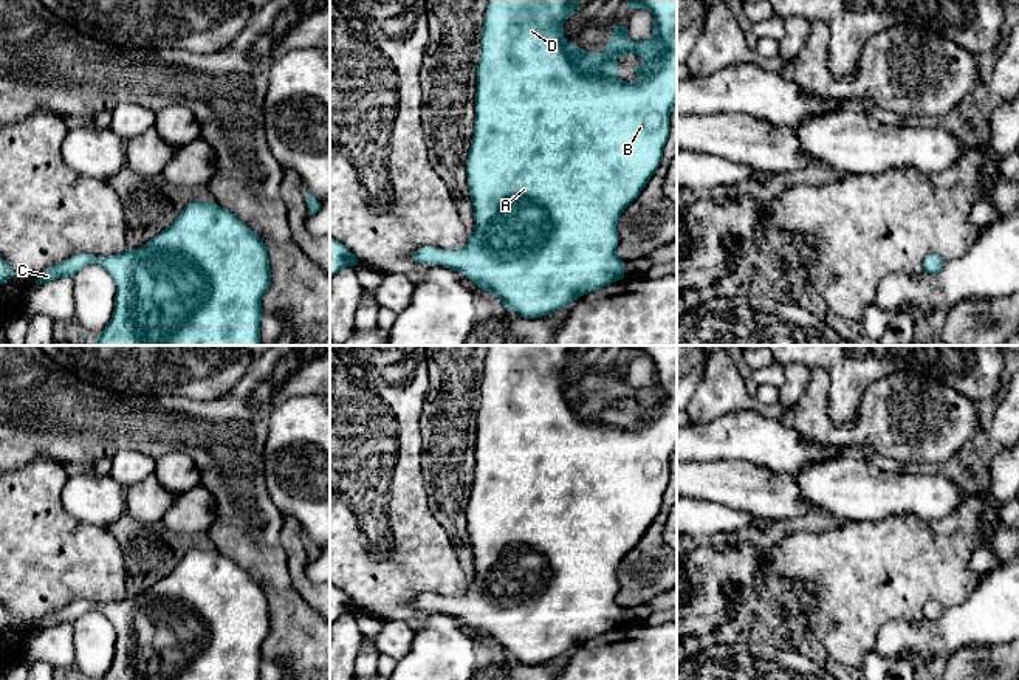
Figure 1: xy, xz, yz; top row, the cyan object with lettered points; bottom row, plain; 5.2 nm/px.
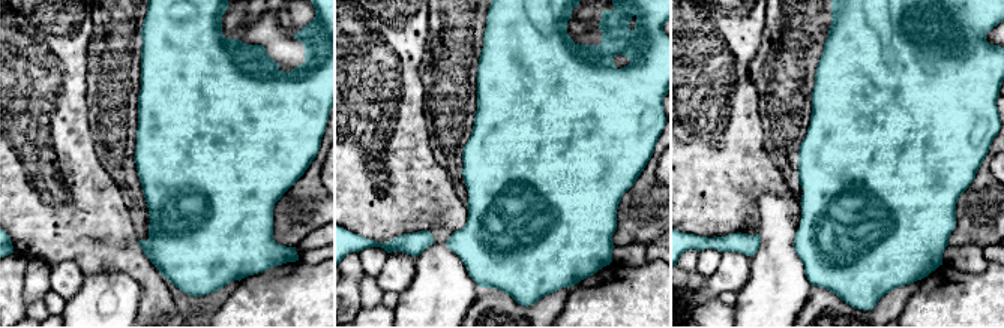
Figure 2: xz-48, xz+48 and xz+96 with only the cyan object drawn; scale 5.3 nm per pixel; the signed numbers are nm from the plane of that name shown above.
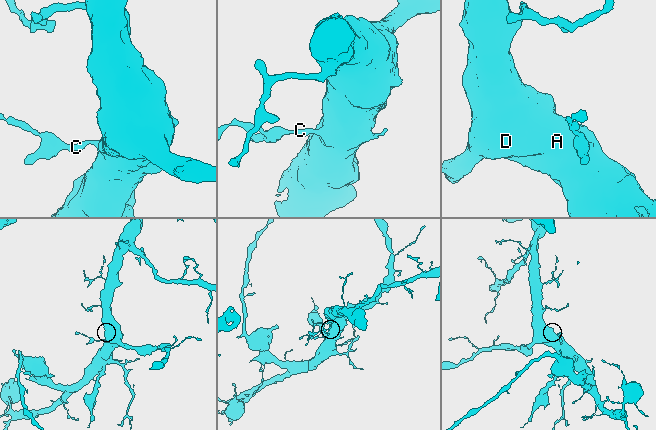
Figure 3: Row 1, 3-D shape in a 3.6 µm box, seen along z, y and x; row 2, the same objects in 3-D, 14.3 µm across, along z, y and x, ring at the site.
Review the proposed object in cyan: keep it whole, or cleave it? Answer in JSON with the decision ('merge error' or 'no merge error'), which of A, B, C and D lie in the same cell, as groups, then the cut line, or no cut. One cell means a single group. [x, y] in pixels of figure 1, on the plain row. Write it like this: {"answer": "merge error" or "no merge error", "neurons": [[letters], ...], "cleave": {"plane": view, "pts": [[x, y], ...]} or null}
{"answer": "no merge error", "neurons": [["A", "B", "C", "D"]], "cleave": null}

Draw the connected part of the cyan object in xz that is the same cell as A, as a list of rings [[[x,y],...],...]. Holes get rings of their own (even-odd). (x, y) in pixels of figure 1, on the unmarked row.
[[[489,345],[482,383],[480,407],[477,412],[477,441],[475,441],[475,468],[474,483],[466,507],[468,536],[474,553],[474,581],[468,584],[463,595],[440,596],[424,593],[412,601],[418,610],[443,612],[452,618],[463,620],[475,629],[482,638],[497,643],[506,657],[514,657],[525,666],[536,666],[578,647],[581,643],[607,634],[624,624],[624,609],[616,603],[618,593],[618,567],[624,556],[640,542],[650,524],[658,516],[663,496],[669,485],[669,463],[677,452],[677,345],[626,345],[627,355],[647,356],[654,362],[652,383],[635,389],[627,384],[627,372],[613,370],[612,386],[606,390],[602,400],[588,400],[564,384],[564,370],[575,361],[582,345]],[[624,401],[635,401],[643,412],[633,412],[638,424],[633,429],[618,426],[616,407]]]

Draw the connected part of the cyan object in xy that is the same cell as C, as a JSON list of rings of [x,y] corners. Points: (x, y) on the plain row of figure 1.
[[[215,548],[187,551],[170,573],[138,596],[107,604],[77,601],[46,615],[36,630],[59,624],[74,626],[90,610],[101,612],[116,634],[115,657],[101,680],[260,680],[262,646],[271,632],[266,593],[254,578]]]

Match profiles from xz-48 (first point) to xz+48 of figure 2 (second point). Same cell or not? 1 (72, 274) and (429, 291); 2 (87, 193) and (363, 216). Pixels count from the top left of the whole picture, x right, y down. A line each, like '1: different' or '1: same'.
1: different
2: same

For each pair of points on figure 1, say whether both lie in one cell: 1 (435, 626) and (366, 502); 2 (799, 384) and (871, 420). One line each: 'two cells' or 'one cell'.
1: two cells
2: two cells

